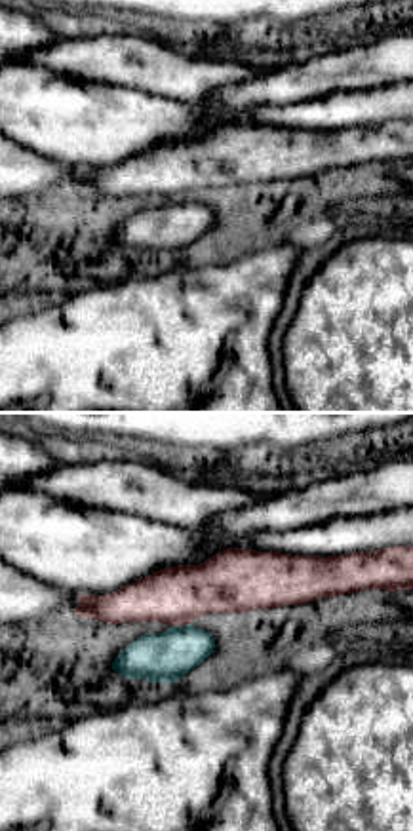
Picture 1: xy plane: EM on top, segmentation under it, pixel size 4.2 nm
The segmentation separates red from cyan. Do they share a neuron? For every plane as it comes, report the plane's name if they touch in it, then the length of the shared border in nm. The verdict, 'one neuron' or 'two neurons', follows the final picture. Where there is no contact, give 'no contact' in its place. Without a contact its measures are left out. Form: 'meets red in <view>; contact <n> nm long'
meets red in xy; contact 90 nm long

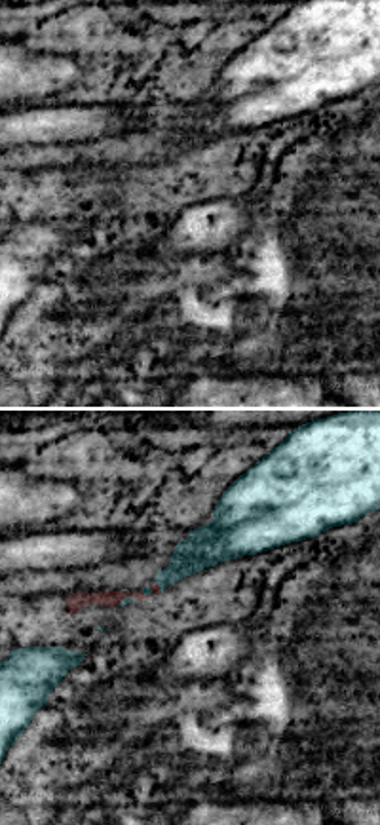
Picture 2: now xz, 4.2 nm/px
meets red in xz; contact 90 nm long

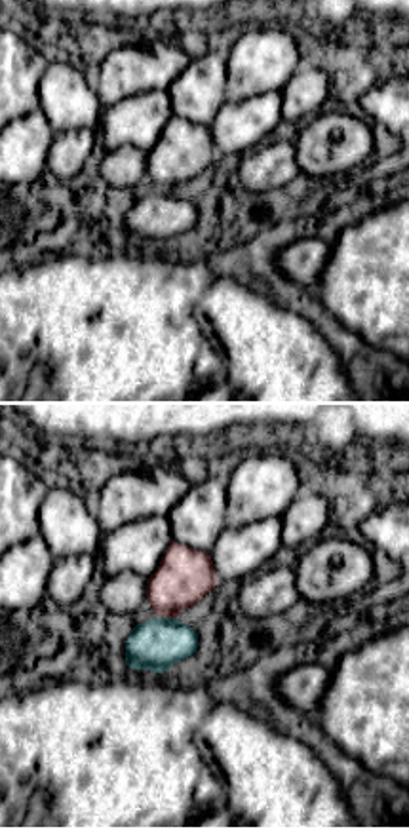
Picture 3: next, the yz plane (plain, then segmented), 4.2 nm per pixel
meets red in yz; contact 70 nm long

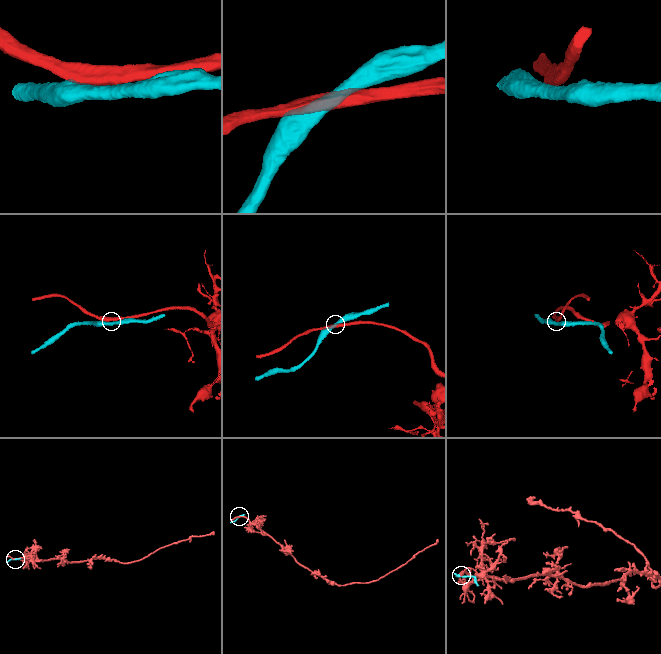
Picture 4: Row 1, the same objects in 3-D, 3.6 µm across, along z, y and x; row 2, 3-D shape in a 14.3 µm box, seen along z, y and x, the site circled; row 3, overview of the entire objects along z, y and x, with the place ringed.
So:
two neurons

